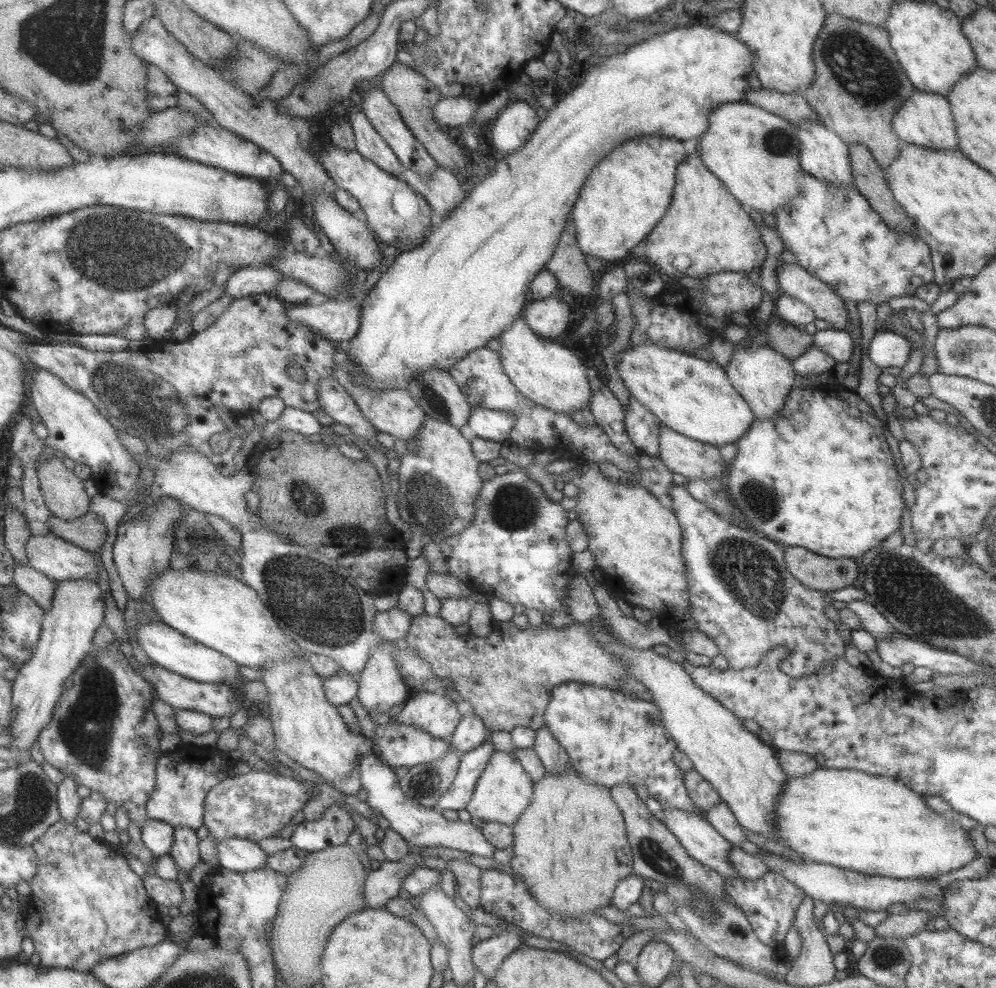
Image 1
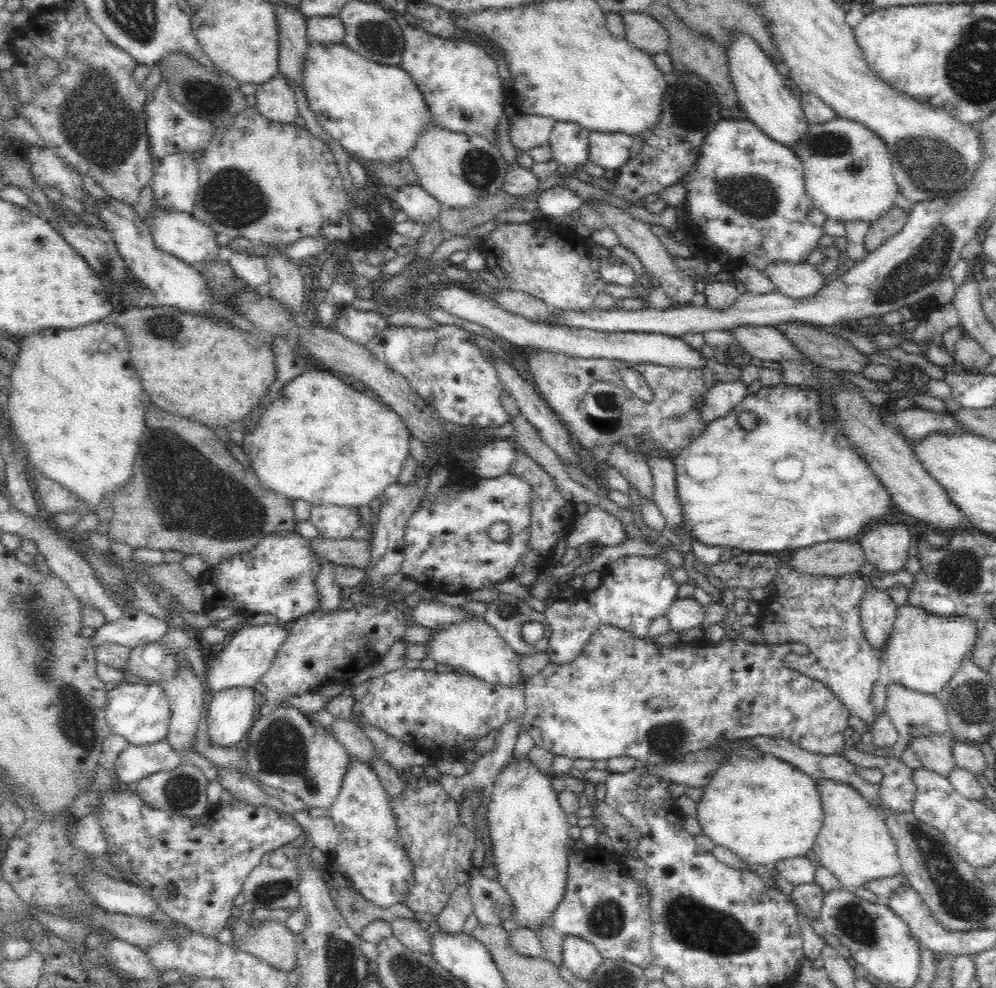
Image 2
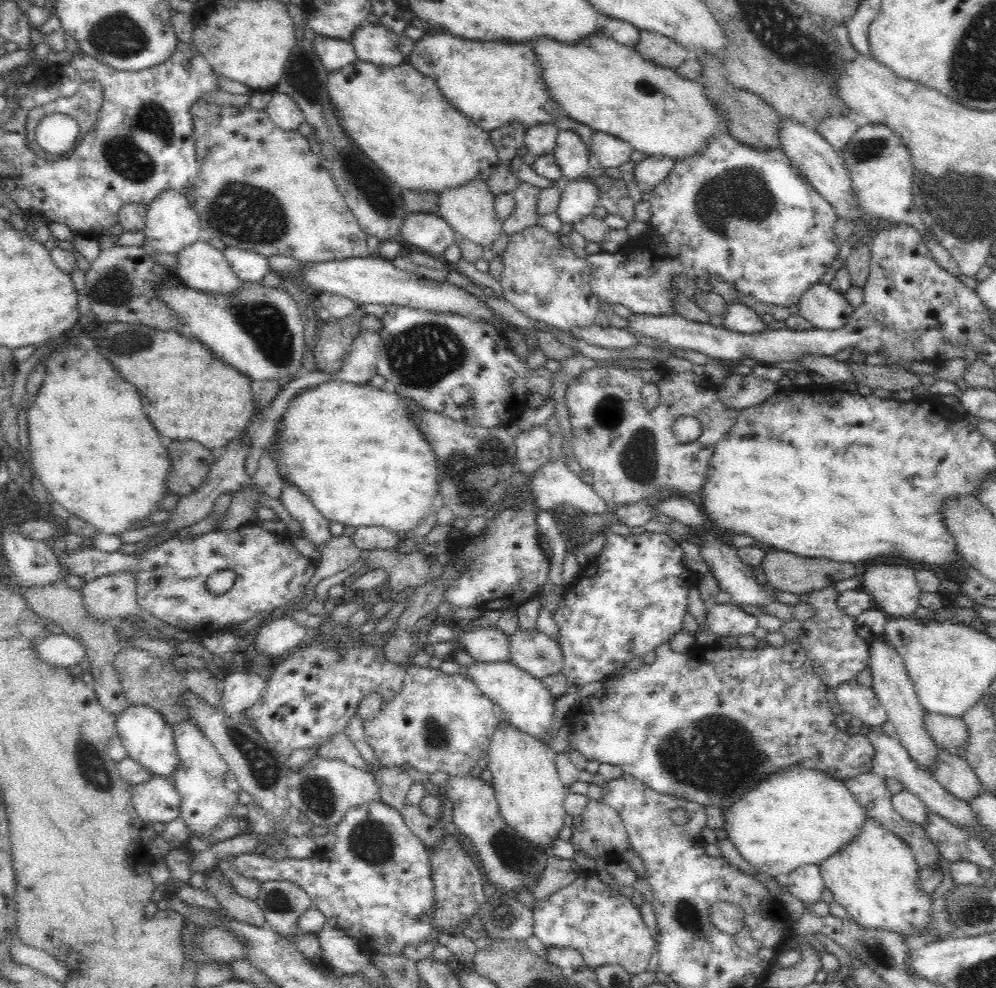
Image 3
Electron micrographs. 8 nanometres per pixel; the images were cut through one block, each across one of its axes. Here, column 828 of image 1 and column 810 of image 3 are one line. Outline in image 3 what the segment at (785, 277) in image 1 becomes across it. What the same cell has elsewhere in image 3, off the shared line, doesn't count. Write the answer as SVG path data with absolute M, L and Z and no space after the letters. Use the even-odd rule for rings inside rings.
M821 283L804 292L798 306L799 316L810 322L812 328L824 330L842 328L855 310L843 294Z

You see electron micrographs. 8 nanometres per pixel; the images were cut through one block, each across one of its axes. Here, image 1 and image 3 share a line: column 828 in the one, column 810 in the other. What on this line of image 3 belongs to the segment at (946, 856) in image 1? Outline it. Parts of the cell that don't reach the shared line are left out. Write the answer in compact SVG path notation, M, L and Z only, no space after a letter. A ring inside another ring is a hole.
M790 766L770 774L754 790L746 792L746 796L740 802L725 808L723 815L723 828L727 832L727 838L734 843L742 859L760 872L779 879L783 879L800 866L819 866L824 860L836 856L860 834L861 828L869 818L865 808L856 801L844 782L826 772L800 766Z

